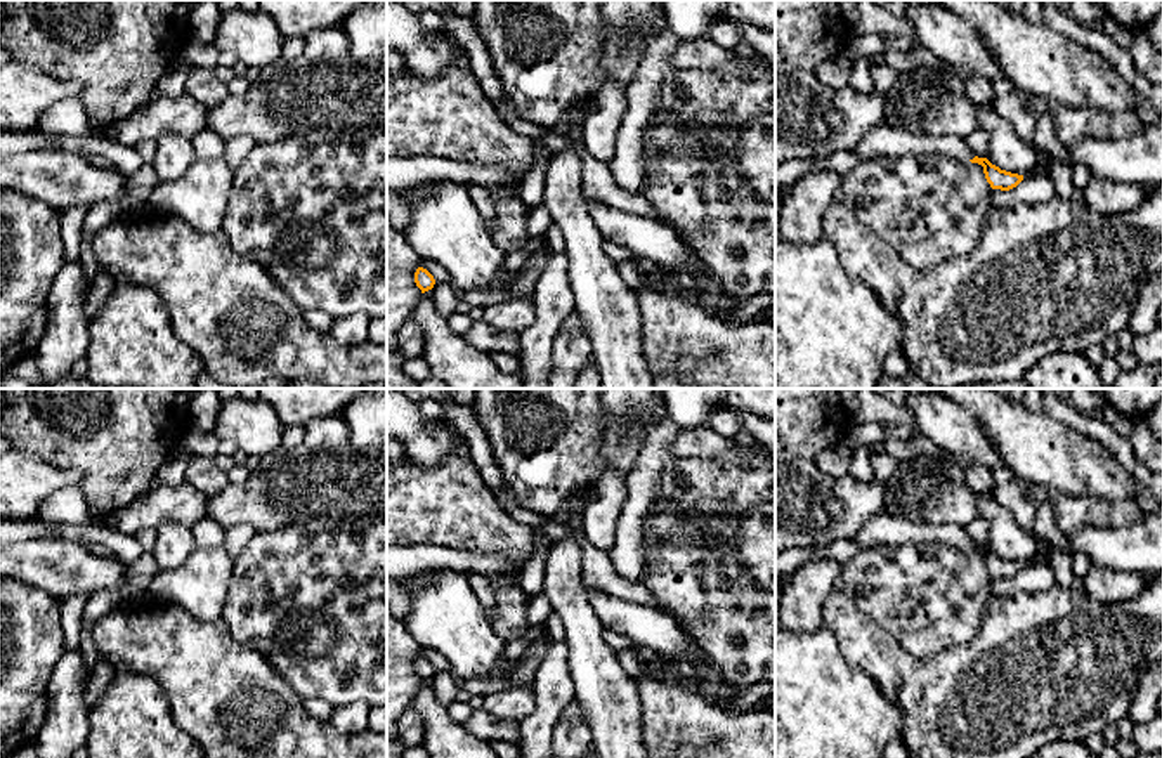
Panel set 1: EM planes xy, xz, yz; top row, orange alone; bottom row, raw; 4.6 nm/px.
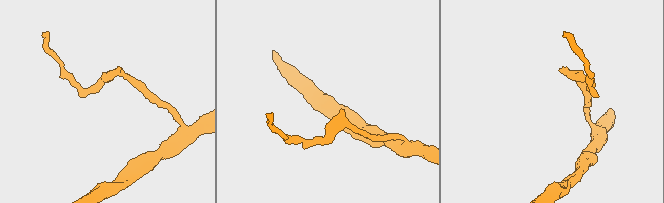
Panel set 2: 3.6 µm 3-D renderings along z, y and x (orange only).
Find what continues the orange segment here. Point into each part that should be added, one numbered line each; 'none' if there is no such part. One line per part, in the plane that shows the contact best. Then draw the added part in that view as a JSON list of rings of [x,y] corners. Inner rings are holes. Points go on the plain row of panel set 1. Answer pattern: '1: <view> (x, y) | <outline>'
1: yz (887, 529) | [[[888,513],[869,519],[850,539],[864,548],[872,545],[943,543],[966,552],[975,546],[964,527],[957,524],[933,526]]]

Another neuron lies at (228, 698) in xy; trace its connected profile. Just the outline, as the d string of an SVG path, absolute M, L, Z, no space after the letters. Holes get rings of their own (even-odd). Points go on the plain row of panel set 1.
M149 598L99 618L92 638L116 671L147 675L163 687L173 722L203 748L205 758L387 758L387 734L371 729L343 734L331 722L310 716L291 685L260 652L236 642L222 618L201 621L182 607Z

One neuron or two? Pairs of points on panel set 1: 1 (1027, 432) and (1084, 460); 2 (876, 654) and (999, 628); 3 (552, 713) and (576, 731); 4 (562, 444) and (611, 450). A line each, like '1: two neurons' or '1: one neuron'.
1: one neuron
2: one neuron
3: two neurons
4: two neurons

